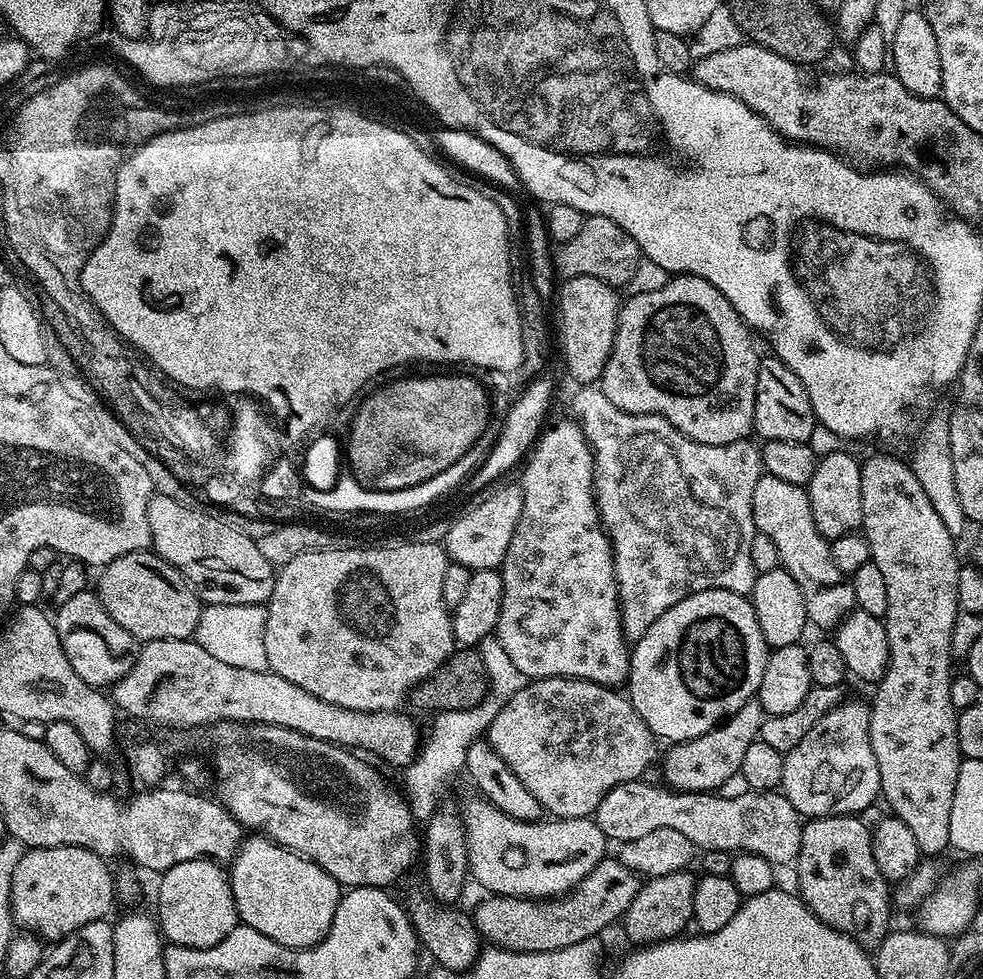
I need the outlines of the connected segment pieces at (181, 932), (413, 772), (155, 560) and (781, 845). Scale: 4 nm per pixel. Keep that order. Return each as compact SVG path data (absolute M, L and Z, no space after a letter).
M191 860L178 862L159 877L160 889L156 892L158 927L168 944L187 948L218 946L226 934L236 929L238 917L232 893L232 882L215 860Z
M495 634L487 638L478 645L478 651L482 658L484 676L488 680L488 694L482 698L482 702L473 708L467 708L461 712L437 712L431 717L432 725L428 732L423 733L422 743L417 751L416 757L408 764L403 765L404 788L407 803L412 810L412 819L416 822L427 822L431 816L437 812L440 798L440 790L447 782L448 776L452 776L457 771L463 769L466 750L473 741L481 739L487 733L490 722L506 706L506 702L518 690L525 688L530 683L530 678L514 666L514 661L506 654L502 642L498 642Z
M145 550L134 554L122 554L122 558L114 558L114 562L104 565L99 569L100 581L95 581L94 591L96 597L102 602L106 614L122 626L122 630L130 630L136 640L147 642L150 640L186 640L196 635L198 618L202 601L196 595L195 588L170 562L166 562L155 551Z
M641 778L614 786L614 790L610 790L610 794L606 794L602 802L598 802L594 819L605 841L616 840L617 845L622 845L634 842L634 838L643 838L654 830L678 830L678 834L690 838L692 847L696 850L724 851L731 854L752 853L760 855L773 866L784 864L787 860L789 863L790 853L794 848L794 832L788 829L788 816L790 817L788 800L779 791L749 790L746 794L738 794L738 798L722 798L716 792L677 792L659 783L647 784L646 781L647 779Z

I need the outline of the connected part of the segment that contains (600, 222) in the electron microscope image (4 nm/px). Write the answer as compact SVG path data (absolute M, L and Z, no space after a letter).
M589 216L584 221L582 230L570 242L559 245L556 252L556 272L560 278L598 278L613 286L627 286L630 278L638 270L642 253L638 242L618 226L618 222L610 222L610 218Z

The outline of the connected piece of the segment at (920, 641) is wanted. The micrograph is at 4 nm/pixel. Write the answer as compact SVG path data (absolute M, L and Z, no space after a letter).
M872 456L860 465L862 474L862 534L870 546L872 555L871 564L878 566L883 580L886 582L886 614L883 616L884 629L888 639L888 668L884 671L884 677L879 684L875 685L876 697L870 700L870 711L868 714L868 733L870 734L870 746L874 758L878 762L878 774L880 775L880 790L882 800L889 804L891 815L898 817L914 833L914 838L918 841L918 850L928 858L936 858L939 852L949 851L950 848L950 806L954 806L954 786L958 782L958 770L960 769L961 754L960 743L958 742L958 726L956 717L958 709L950 702L950 682L954 675L952 669L952 635L954 634L954 618L958 610L958 578L962 567L961 561L956 561L957 537L946 530L942 518L934 511L934 506L930 506L930 500L918 483L918 478L914 474L911 463L900 460L891 460L888 456Z

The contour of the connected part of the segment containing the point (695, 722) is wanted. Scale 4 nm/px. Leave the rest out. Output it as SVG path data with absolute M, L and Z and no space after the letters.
M721 588L702 590L698 594L690 594L686 598L682 598L682 602L670 606L670 610L666 610L666 614L662 614L662 618L658 618L658 622L654 622L654 626L650 626L650 630L646 630L646 634L642 634L642 638L635 641L628 661L626 692L631 699L634 710L638 710L638 714L646 722L646 726L650 726L653 736L661 741L668 740L667 742L693 740L702 734L706 734L711 728L715 728L717 724L727 720L744 703L755 697L758 686L762 682L762 670L766 670L769 651L768 643L762 638L762 630L758 626L754 606L747 595L722 590Z

